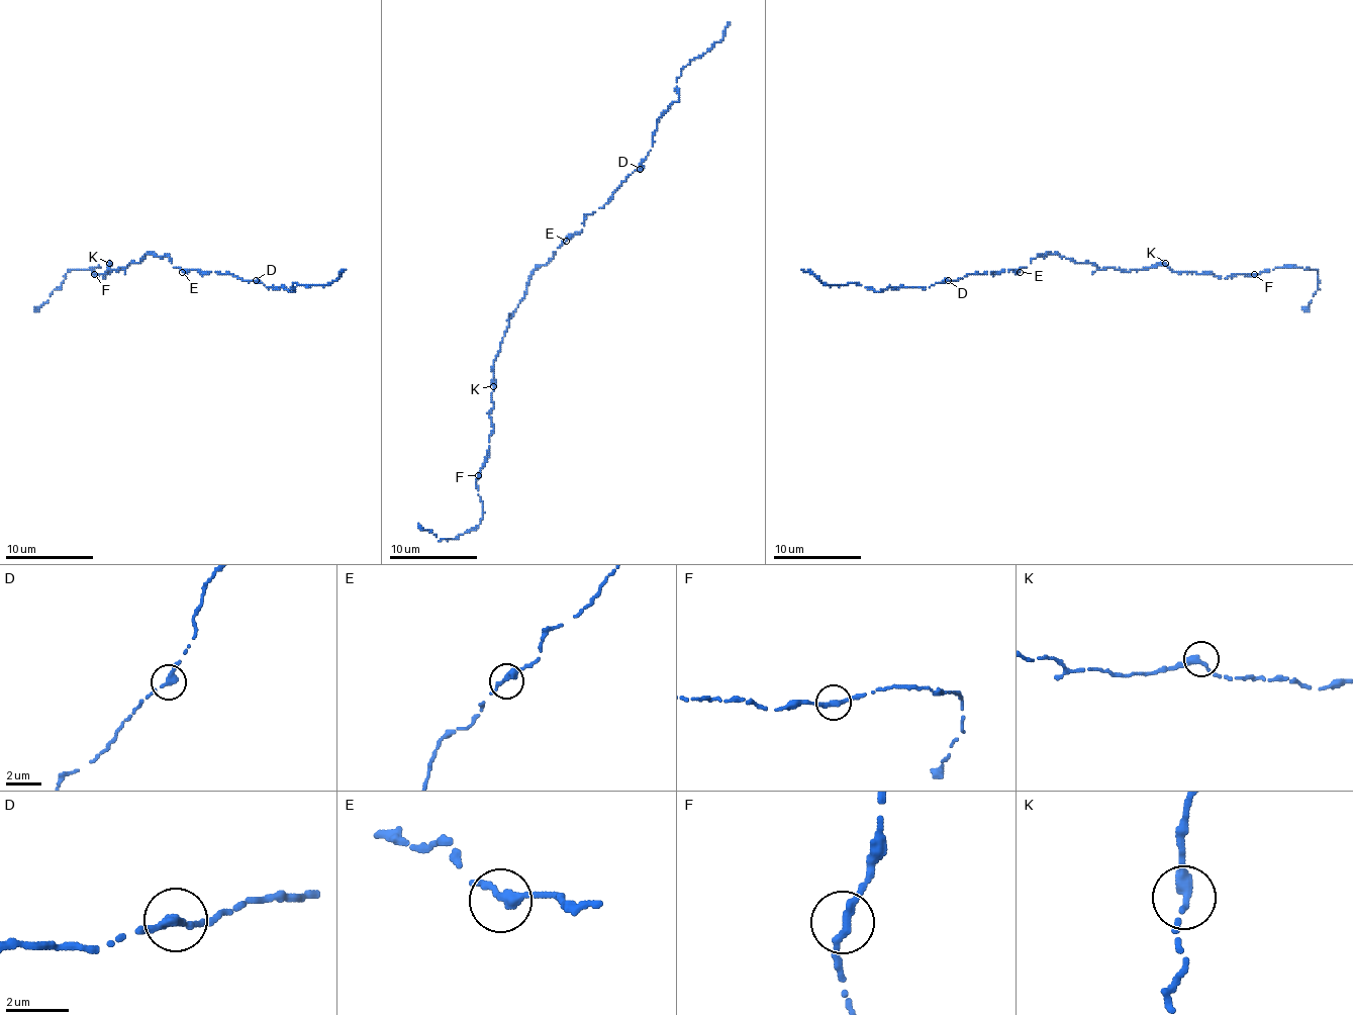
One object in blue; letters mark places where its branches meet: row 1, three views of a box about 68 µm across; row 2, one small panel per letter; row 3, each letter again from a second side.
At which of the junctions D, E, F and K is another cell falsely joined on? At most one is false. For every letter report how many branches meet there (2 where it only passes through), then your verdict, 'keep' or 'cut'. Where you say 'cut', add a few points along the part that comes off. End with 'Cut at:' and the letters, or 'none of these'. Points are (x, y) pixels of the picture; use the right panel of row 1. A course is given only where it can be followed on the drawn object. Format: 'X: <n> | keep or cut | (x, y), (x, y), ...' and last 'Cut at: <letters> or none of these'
D: 2 | keep
E: 2 | keep
F: 2 | keep
K: 2 | keep
Cut at: none of these

